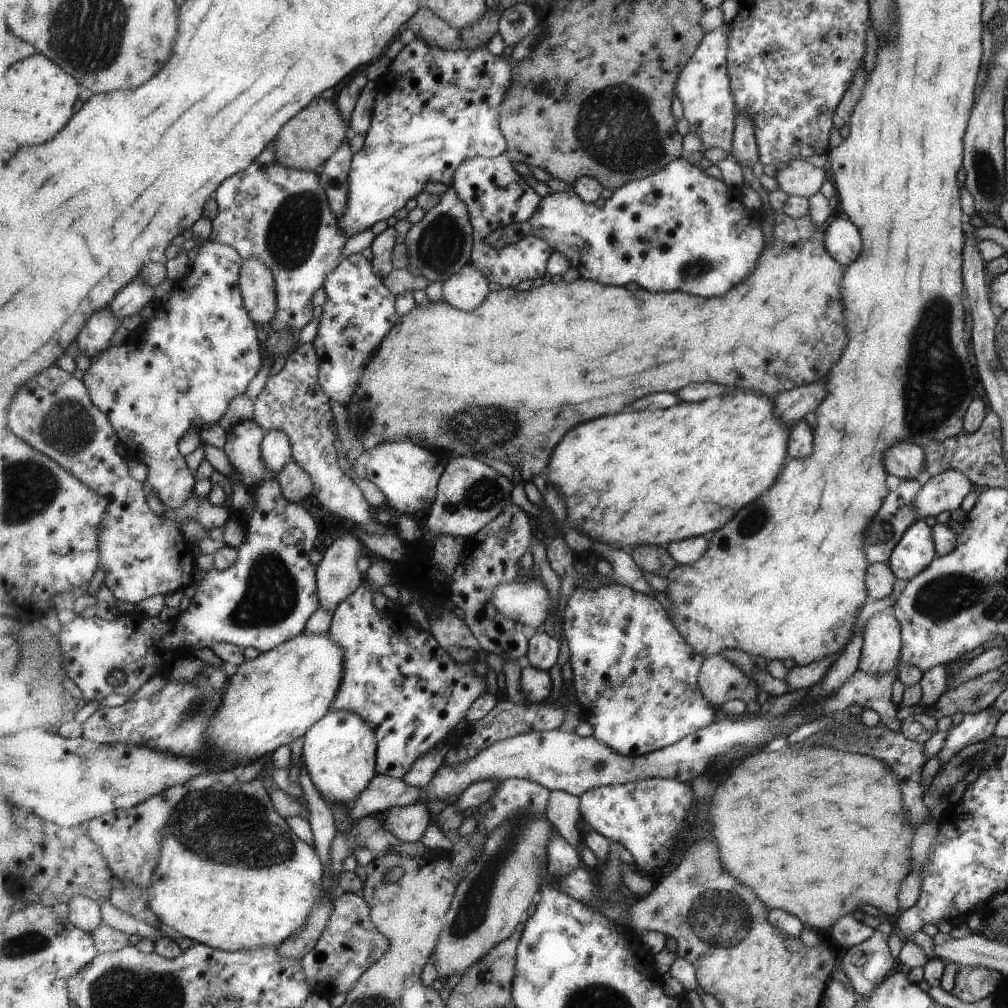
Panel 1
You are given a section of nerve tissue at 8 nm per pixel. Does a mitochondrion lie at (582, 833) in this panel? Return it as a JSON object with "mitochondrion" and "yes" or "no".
{"mitochondrion":"no"}

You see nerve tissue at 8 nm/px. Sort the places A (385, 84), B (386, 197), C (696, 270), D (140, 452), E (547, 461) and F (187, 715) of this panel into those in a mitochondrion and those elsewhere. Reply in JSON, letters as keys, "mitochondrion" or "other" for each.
{"A":"other","B":"other","C":"mitochondrion","D":"other","E":"other","F":"mitochondrion"}

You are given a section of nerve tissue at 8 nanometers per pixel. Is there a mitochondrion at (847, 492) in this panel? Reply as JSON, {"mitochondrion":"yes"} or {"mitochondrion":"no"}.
{"mitochondrion":"no"}

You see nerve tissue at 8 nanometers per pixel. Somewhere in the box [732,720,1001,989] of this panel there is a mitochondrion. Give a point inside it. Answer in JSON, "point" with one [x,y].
{"point":[975,757]}

